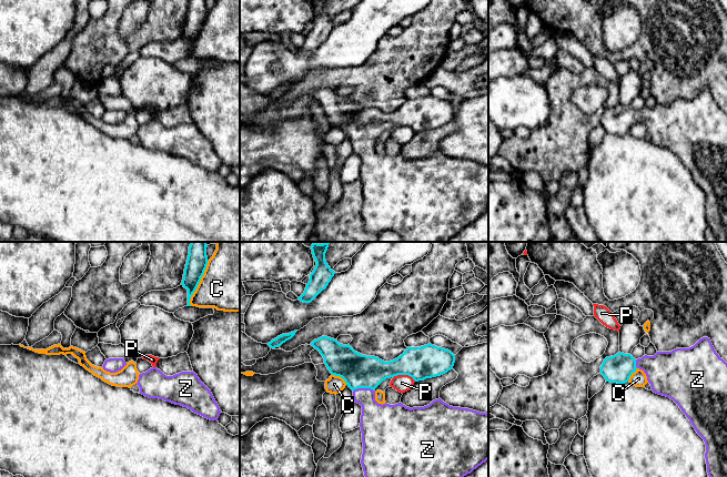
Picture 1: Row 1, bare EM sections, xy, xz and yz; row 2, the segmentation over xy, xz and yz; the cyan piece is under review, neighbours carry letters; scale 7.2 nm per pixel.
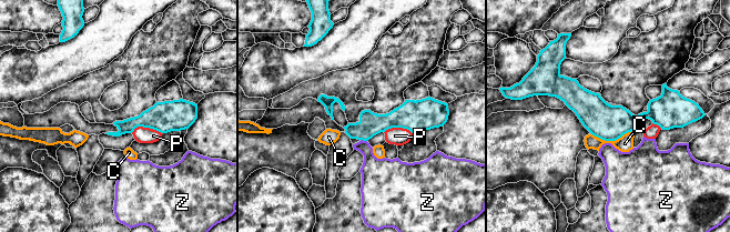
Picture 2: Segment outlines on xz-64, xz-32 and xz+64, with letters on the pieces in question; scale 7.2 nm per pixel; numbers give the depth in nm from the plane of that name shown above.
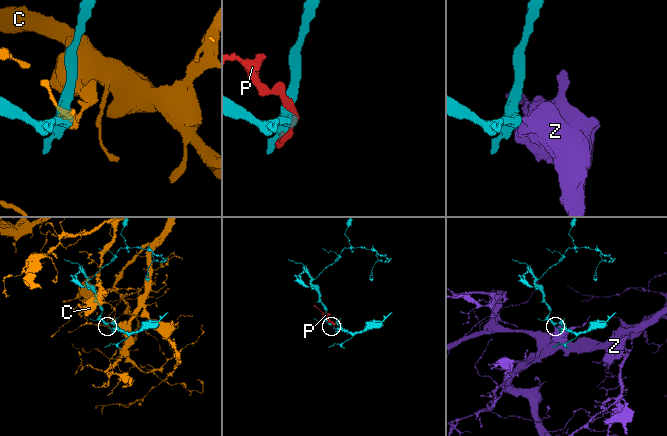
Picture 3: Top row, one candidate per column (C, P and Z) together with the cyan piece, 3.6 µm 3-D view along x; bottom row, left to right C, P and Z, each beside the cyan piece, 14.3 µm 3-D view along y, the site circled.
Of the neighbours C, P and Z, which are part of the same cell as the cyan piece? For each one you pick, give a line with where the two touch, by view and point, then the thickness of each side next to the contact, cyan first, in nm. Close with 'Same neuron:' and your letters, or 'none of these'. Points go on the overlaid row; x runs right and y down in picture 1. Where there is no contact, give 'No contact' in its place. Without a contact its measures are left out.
Z: Touches cyan at xz (363, 387). Thickness 240 nm (cyan) against 220 nm
Same neuron: Z

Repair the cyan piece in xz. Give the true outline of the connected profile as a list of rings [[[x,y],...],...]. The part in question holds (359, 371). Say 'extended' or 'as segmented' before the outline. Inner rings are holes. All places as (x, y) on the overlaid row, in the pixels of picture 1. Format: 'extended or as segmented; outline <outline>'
extended; outline [[[322,336],[311,345],[320,352],[332,375],[342,377],[362,406],[361,464],[365,477],[464,477],[488,459],[488,414],[453,407],[441,398],[424,407],[390,405],[375,400],[375,388],[386,378],[408,375],[415,382],[441,376],[453,369],[455,355],[431,343],[407,347],[397,358],[384,362],[355,352],[349,344]]]

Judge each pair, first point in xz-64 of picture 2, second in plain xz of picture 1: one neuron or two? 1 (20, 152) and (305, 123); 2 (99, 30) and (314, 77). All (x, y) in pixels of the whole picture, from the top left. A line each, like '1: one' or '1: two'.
1: one
2: two

